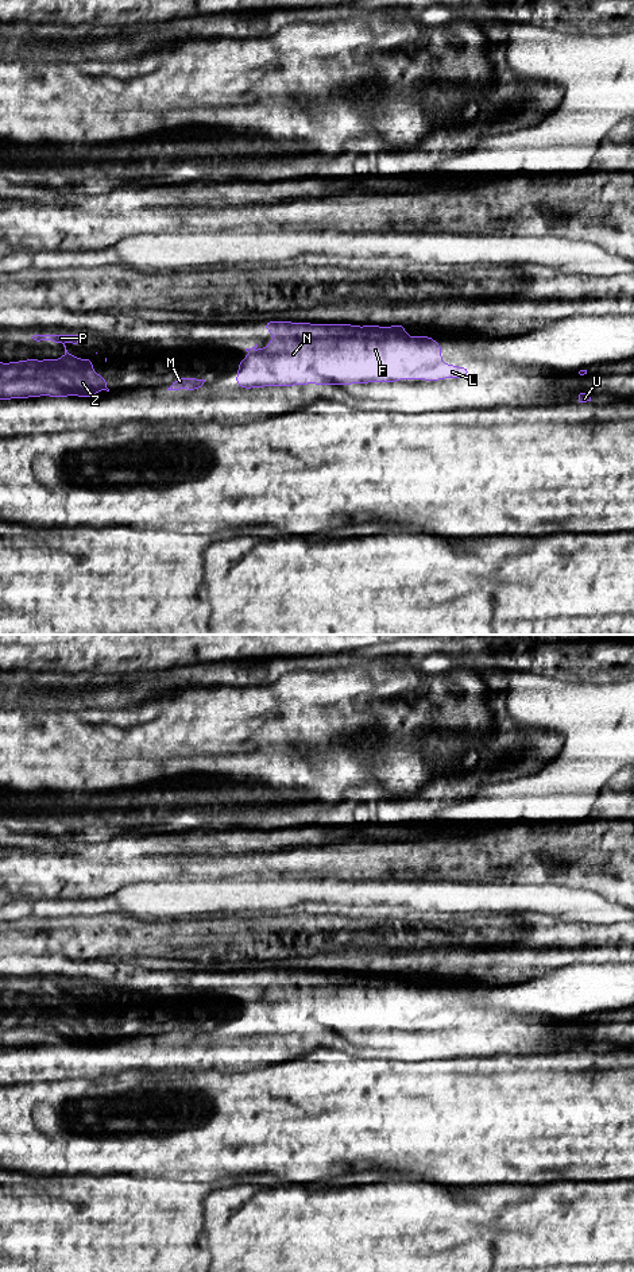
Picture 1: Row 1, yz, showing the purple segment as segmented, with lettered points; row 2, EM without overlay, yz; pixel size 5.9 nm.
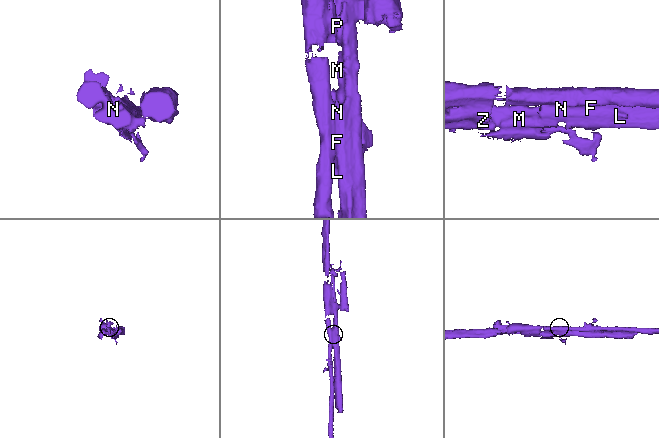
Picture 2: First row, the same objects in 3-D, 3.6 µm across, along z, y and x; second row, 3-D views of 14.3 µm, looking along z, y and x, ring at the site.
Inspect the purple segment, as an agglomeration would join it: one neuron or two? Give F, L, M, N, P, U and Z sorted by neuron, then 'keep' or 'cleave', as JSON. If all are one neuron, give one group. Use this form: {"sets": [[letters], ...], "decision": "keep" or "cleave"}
{"sets": [["F", "L", "M", "N", "U"], ["P", "Z"]], "decision": "cleave"}

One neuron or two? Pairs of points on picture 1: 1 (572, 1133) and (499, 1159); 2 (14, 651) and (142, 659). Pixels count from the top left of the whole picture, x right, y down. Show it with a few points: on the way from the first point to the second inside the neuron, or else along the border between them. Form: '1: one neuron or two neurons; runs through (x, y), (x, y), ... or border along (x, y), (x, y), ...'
1: one neuron; runs through (555, 1133), (525, 1133), (517, 1141)
2: one neuron; runs through (46, 651), (109, 651)

